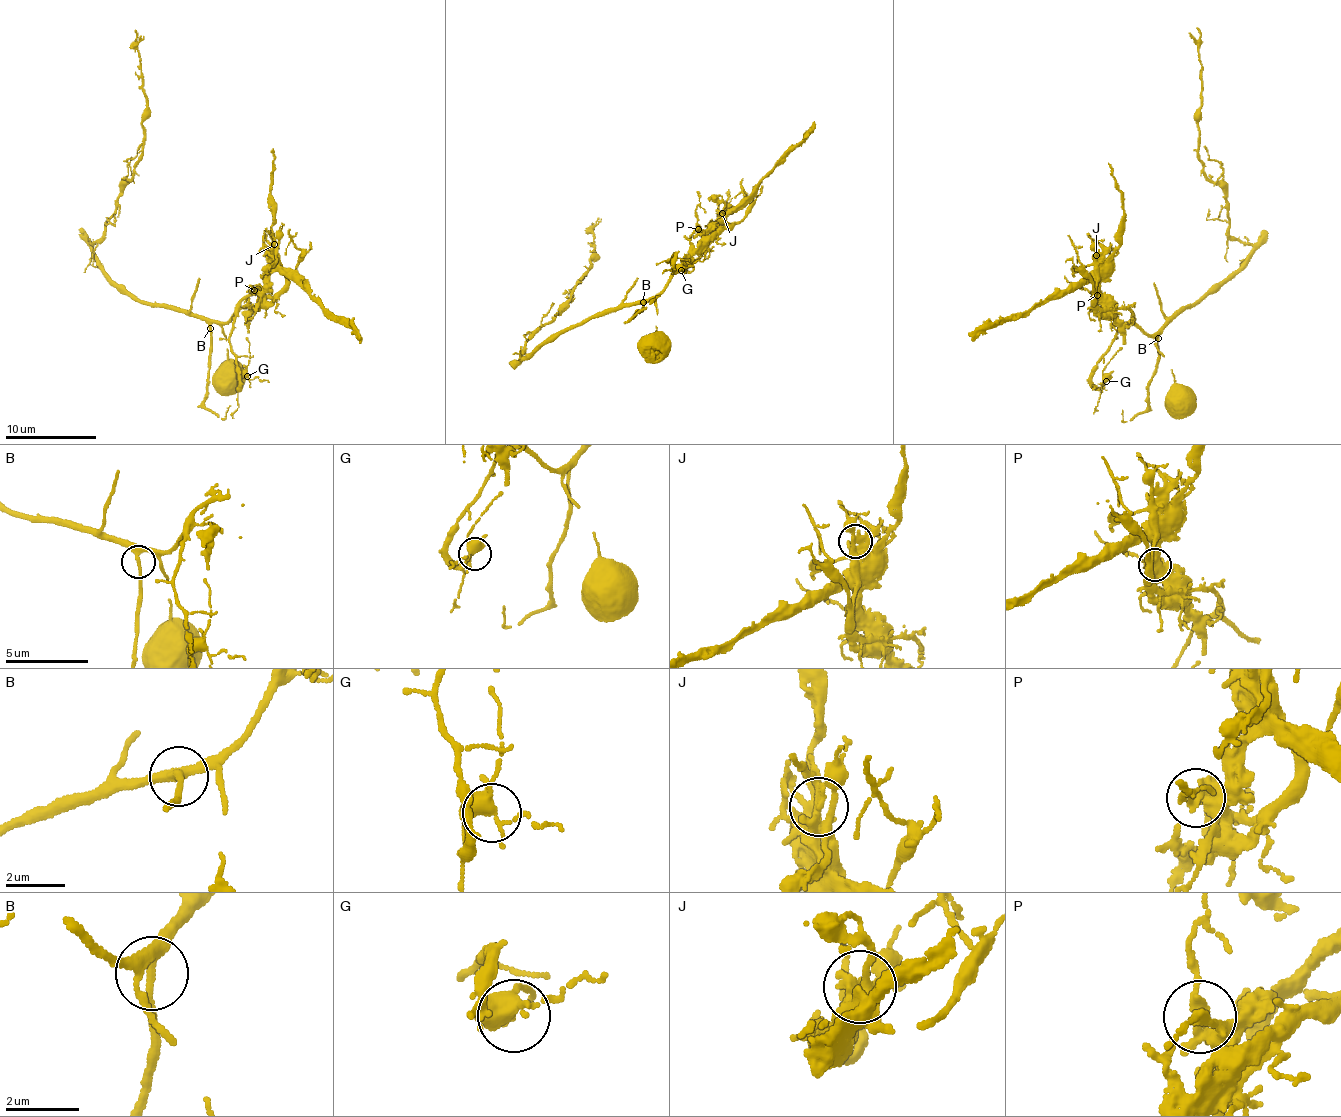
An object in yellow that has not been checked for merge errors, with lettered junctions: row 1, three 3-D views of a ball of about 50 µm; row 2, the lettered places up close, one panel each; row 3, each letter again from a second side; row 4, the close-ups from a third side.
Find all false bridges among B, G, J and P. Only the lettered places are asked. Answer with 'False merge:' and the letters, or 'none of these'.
False merge: J

